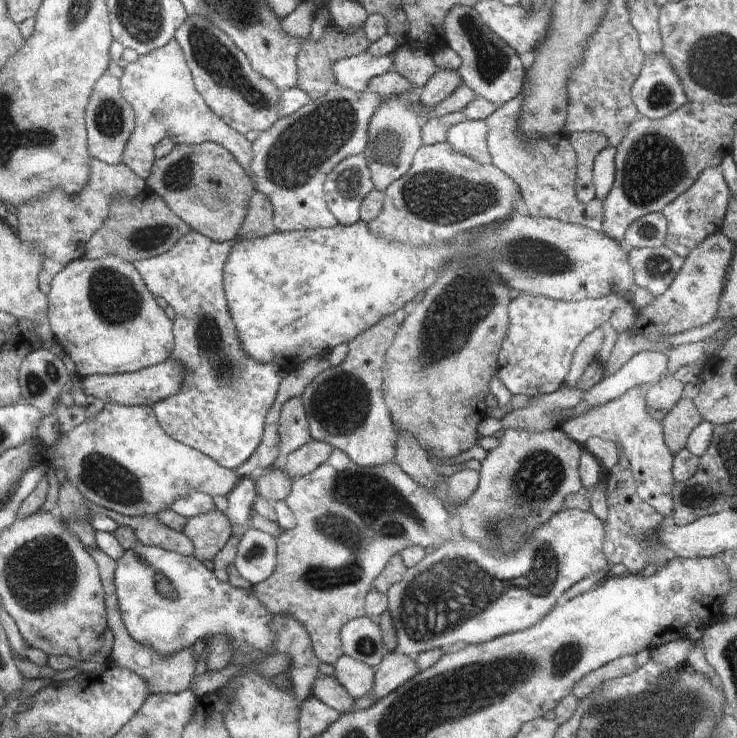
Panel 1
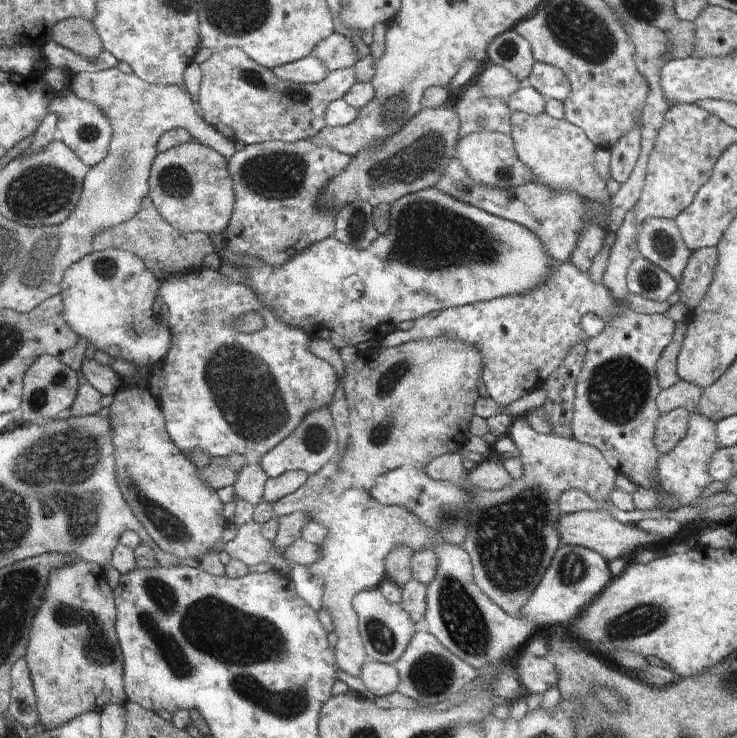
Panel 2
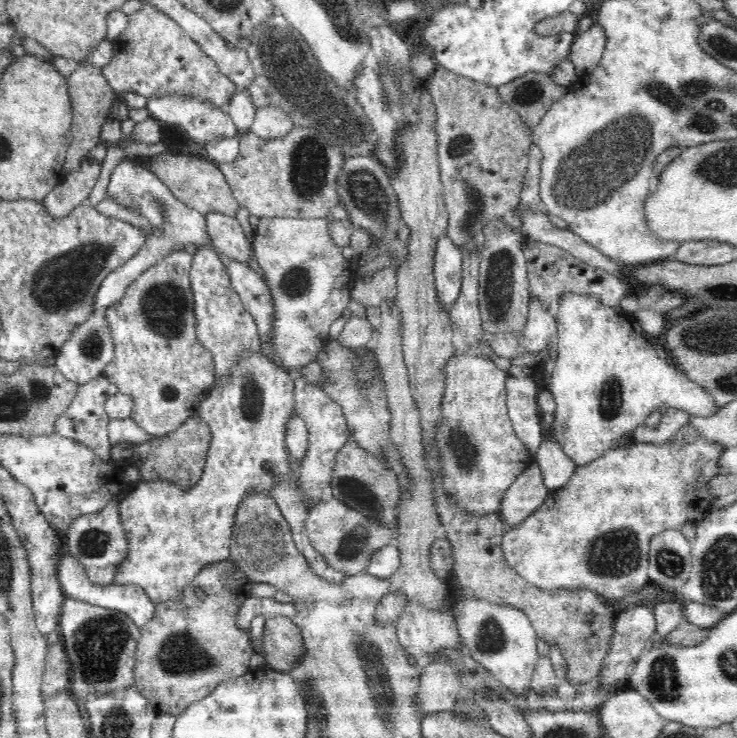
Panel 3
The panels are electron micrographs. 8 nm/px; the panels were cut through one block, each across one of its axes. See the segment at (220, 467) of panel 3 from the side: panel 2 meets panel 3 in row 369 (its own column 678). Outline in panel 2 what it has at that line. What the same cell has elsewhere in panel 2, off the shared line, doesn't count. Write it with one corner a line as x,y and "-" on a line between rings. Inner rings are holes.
646,218
638,229
637,244
640,255
680,284
692,252
684,244
674,219

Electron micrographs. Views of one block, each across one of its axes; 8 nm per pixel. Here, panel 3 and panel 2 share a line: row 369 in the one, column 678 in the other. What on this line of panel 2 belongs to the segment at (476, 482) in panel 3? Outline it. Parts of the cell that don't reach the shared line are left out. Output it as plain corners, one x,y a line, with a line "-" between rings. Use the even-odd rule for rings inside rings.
697,411
690,413
688,432
684,438
680,440
674,450
659,455
657,469
660,486
672,498
678,500
680,506
693,506
698,503
698,498
712,483
712,478
708,474
708,464
712,462
712,456
720,449
720,444
716,440
716,421
706,418

